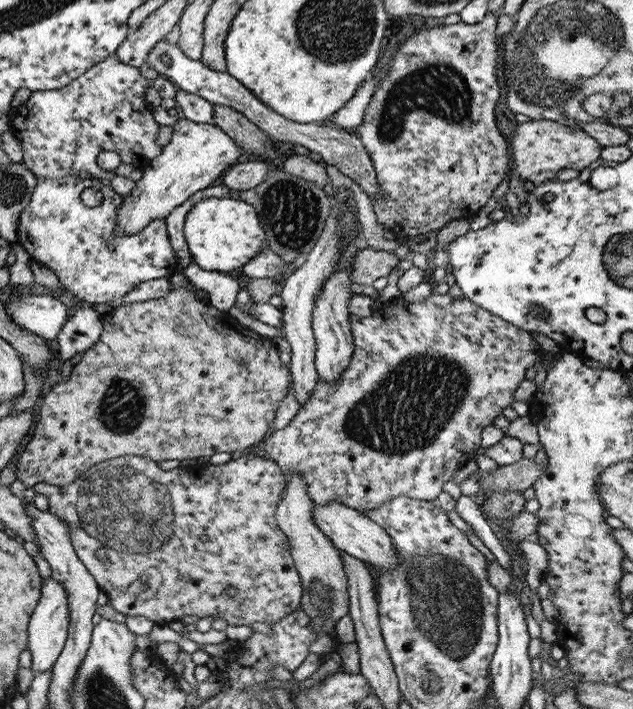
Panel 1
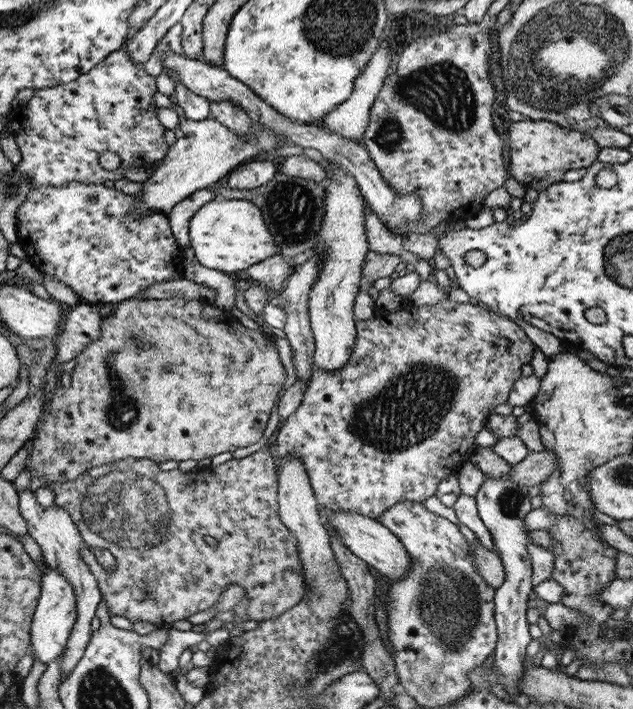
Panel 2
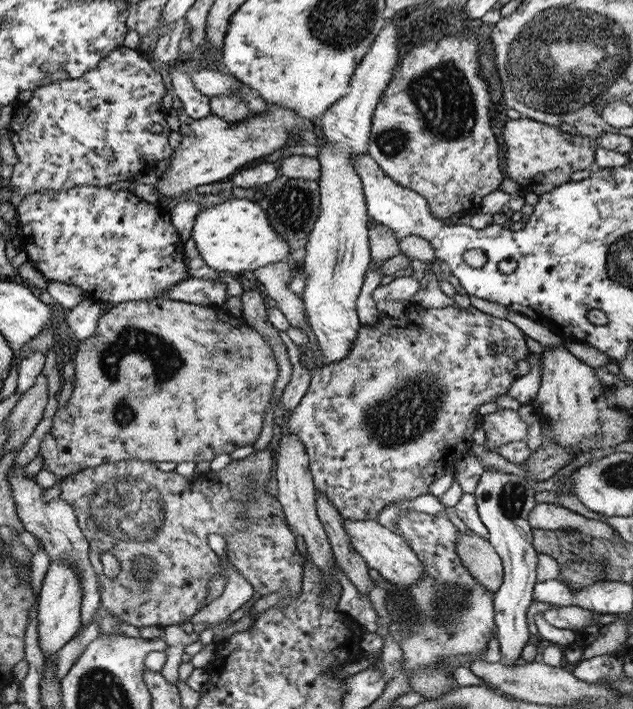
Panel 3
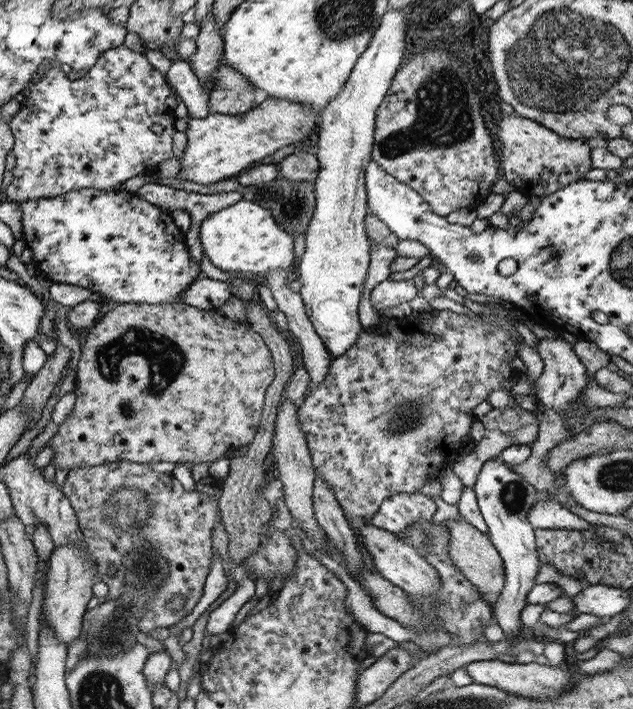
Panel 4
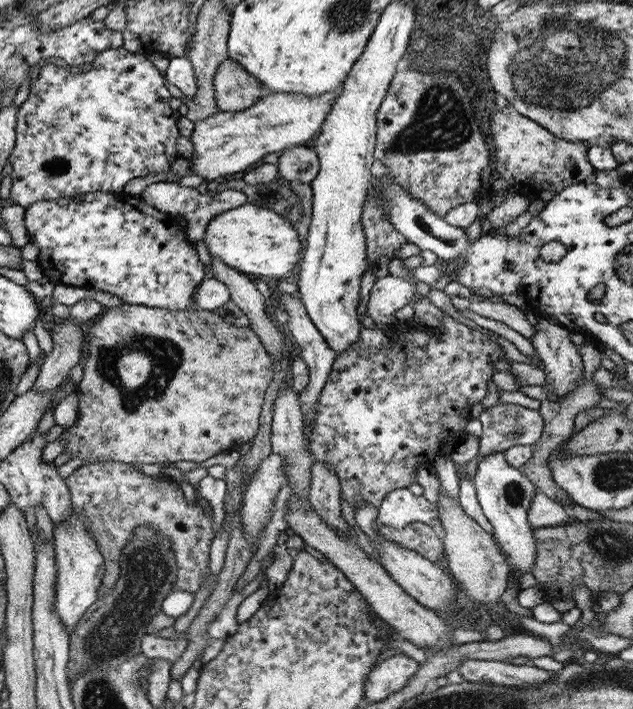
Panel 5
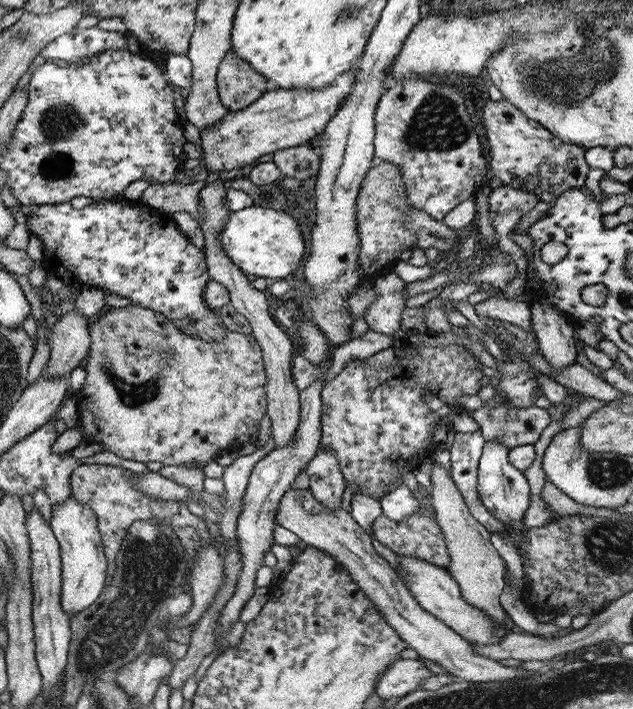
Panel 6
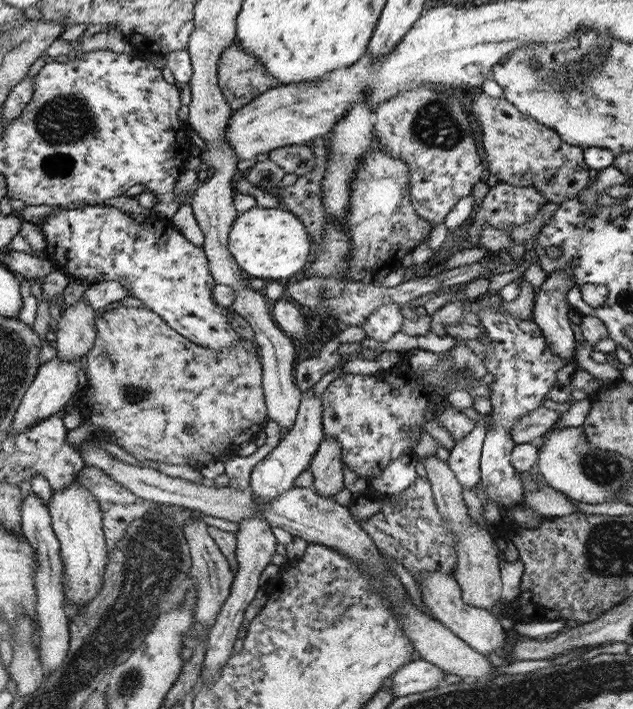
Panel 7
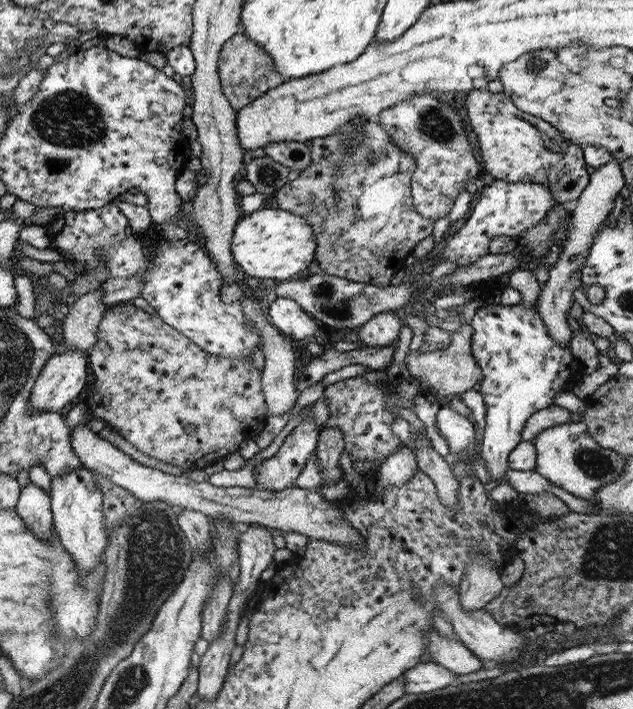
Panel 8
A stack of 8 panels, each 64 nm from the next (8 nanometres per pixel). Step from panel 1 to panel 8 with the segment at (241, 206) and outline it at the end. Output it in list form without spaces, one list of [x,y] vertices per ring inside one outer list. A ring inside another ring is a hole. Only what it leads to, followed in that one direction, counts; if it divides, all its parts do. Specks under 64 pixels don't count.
[[[275,208],[258,209],[242,214],[236,222],[230,252],[246,277],[287,281],[299,275],[299,272],[305,272],[311,264],[315,253],[315,236],[313,230],[291,212]]]

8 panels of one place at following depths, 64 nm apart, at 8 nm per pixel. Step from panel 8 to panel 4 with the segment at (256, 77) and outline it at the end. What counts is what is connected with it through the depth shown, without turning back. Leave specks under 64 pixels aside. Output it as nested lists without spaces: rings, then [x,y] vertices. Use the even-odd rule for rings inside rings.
[[[221,63],[213,74],[216,86],[208,94],[208,109],[226,116],[238,116],[253,108],[251,87],[239,72]]]

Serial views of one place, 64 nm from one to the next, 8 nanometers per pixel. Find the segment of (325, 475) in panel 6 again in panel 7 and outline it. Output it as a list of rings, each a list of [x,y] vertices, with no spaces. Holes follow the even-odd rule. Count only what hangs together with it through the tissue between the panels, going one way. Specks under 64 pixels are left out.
[[[323,436],[313,454],[308,470],[313,476],[311,488],[315,495],[329,498],[343,488],[341,446],[329,436]]]

